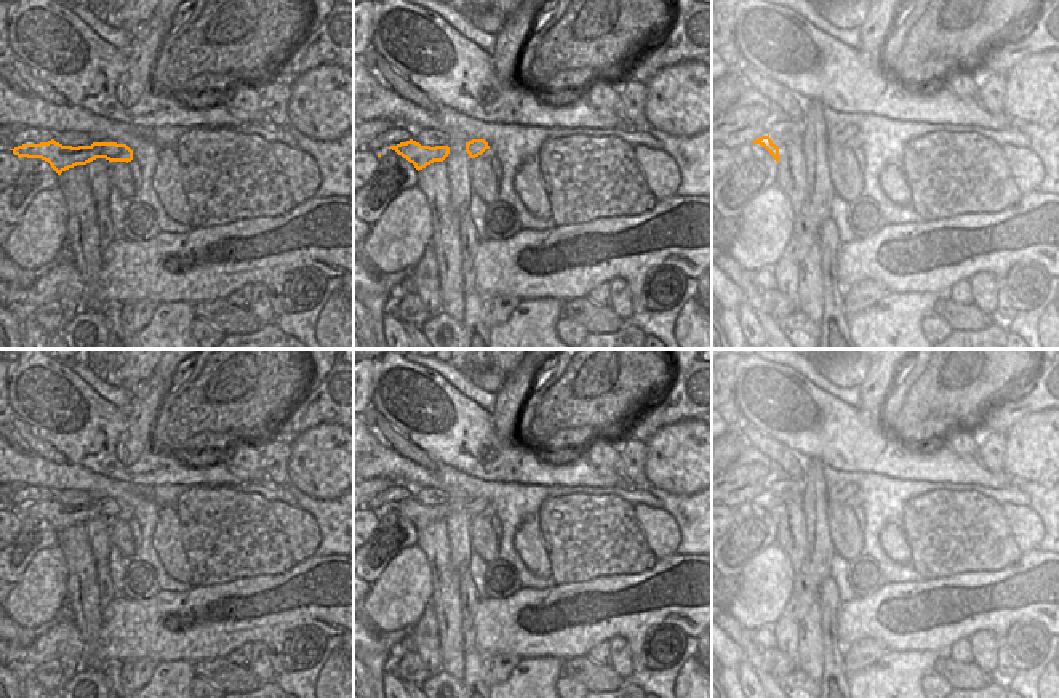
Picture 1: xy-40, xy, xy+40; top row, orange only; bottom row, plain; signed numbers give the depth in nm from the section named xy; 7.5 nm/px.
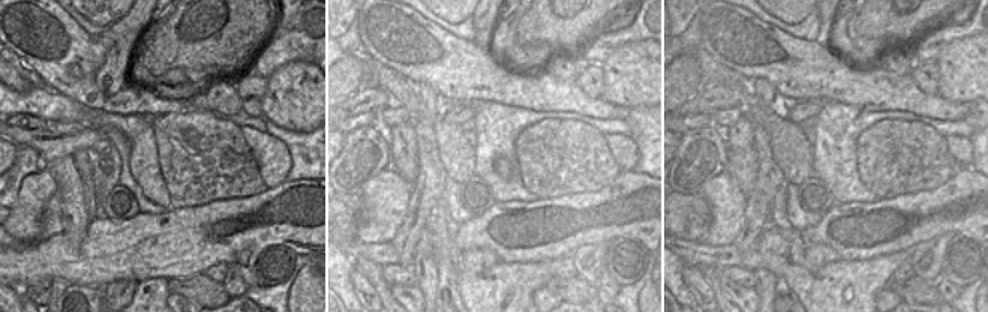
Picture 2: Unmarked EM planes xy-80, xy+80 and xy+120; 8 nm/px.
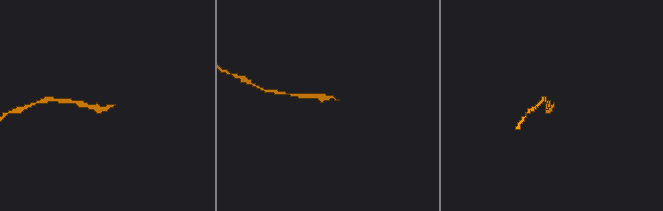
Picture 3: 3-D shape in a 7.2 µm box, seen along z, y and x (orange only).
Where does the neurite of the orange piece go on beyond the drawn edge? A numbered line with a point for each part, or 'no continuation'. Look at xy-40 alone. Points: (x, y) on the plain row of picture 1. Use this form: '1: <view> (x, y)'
no continuation

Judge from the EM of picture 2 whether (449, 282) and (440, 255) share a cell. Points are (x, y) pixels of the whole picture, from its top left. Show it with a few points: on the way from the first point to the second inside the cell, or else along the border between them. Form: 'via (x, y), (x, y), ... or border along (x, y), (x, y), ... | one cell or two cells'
via (447, 276), (443, 261) | one cell

